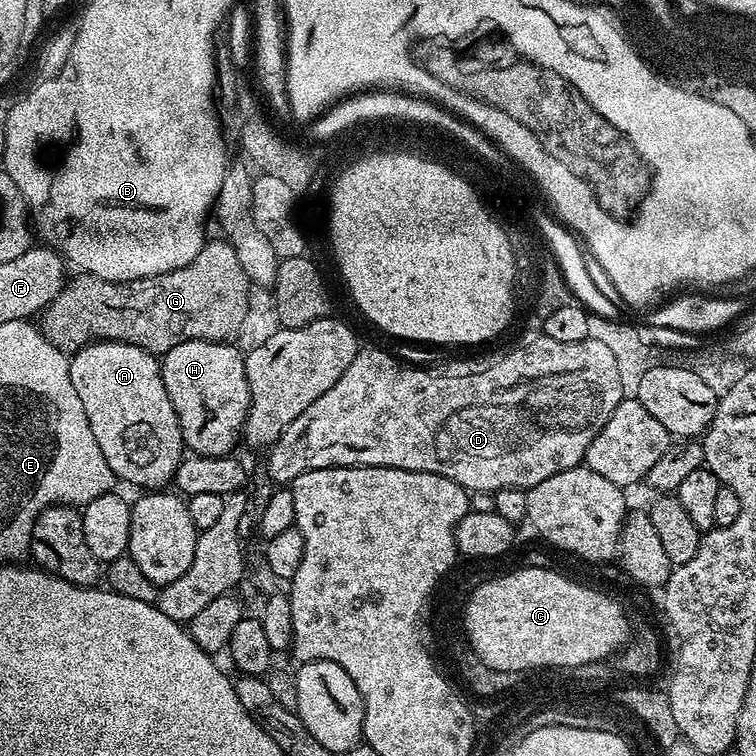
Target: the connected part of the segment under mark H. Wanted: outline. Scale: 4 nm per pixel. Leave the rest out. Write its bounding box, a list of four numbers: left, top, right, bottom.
[160,340,250,456]

